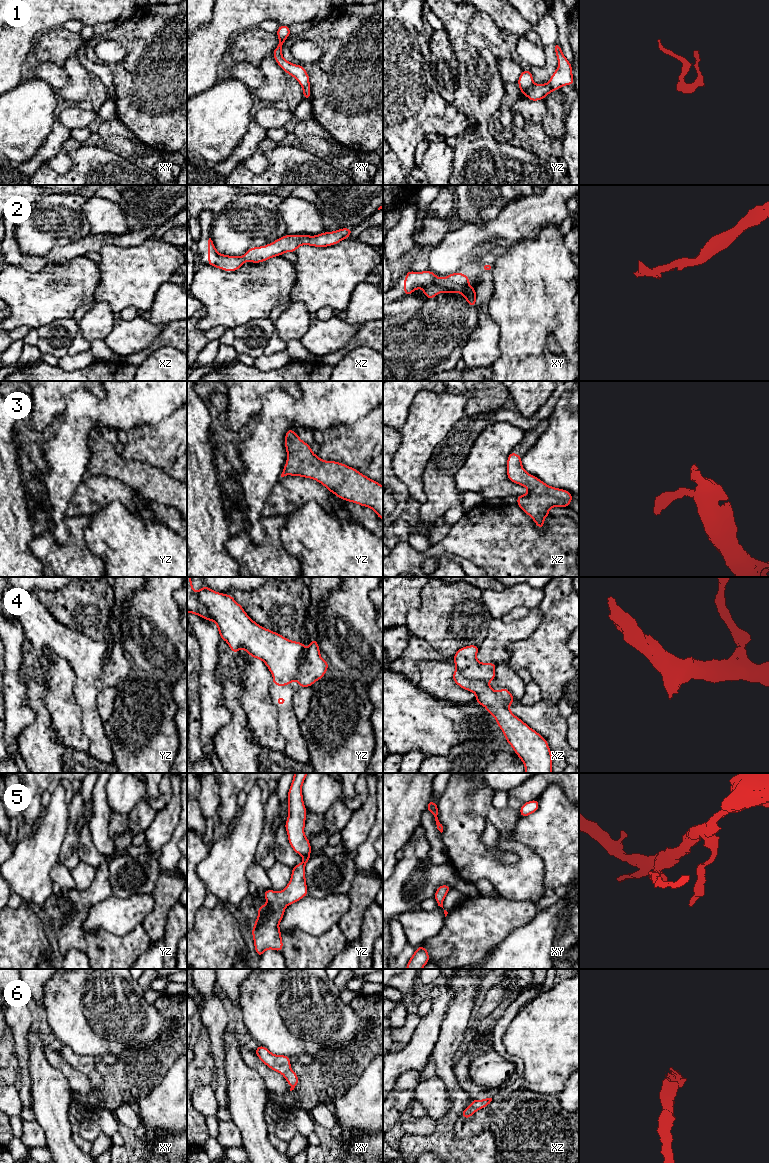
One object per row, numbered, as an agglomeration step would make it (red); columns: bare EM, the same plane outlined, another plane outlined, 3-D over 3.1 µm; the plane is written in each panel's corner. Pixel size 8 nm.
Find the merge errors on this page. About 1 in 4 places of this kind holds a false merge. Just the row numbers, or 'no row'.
no row

